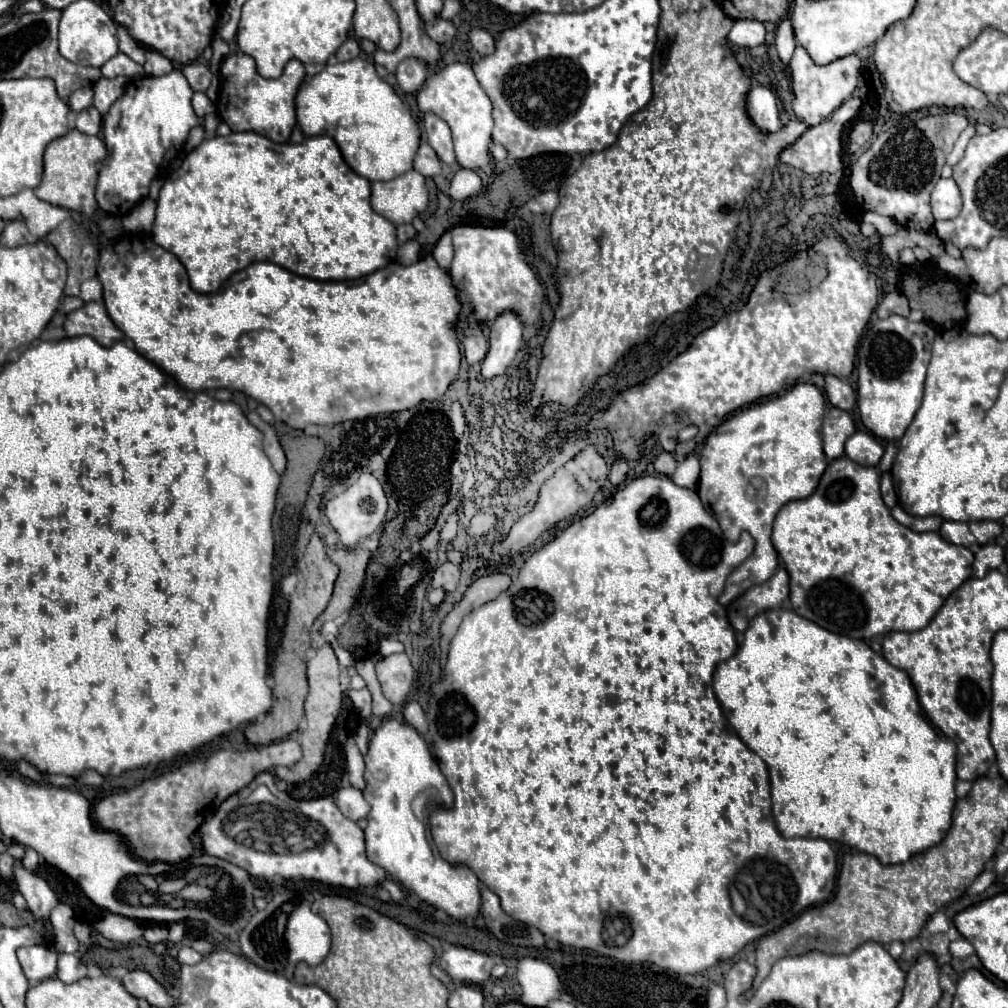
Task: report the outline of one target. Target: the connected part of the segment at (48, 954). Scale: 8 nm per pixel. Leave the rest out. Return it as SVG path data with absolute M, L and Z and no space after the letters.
M32 945L18 949L18 961L24 969L24 975L30 983L38 983L42 979L54 977L58 953L50 945Z

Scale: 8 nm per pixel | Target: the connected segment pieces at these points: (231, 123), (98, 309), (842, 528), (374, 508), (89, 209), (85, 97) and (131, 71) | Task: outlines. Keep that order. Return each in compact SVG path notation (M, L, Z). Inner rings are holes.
M244 53L228 55L220 67L222 89L216 101L216 111L232 131L254 131L266 135L274 143L286 143L296 125L294 95L304 79L304 65L298 59L290 59L284 73L278 79L264 79L254 65L254 59Z
M86 303L80 309L68 313L62 329L66 331L68 337L90 335L104 347L108 347L110 343L120 341L124 337L122 331L108 317L104 303Z
M846 455L828 463L810 497L790 501L778 511L772 545L790 575L792 609L820 627L852 639L872 639L890 631L926 627L946 597L970 577L970 563L974 561L968 547L954 545L938 533L916 533L894 521L880 497L880 471L876 467L858 467Z
M362 473L354 485L350 485L340 495L334 495L326 503L324 511L326 511L330 525L336 529L340 541L346 547L356 547L360 543L360 539L372 535L376 529L380 529L384 525L386 509L388 509L388 503L386 503L386 495L384 495L380 481L372 473Z
M70 129L66 135L54 139L44 153L44 177L42 183L34 189L36 197L64 209L84 213L92 217L98 211L98 203L94 197L98 171L102 167L102 159L106 159L106 145L100 137L90 137L80 133L78 129Z
M82 87L82 89L78 89L70 95L68 105L70 105L72 111L82 111L82 109L92 105L92 99L94 99L94 89L92 87Z
M118 53L118 55L114 55L112 59L108 59L108 61L100 67L100 71L102 71L104 77L124 75L124 77L132 79L132 77L142 77L142 75L144 75L142 65L134 63L134 61L132 61L128 55L124 55L124 53Z

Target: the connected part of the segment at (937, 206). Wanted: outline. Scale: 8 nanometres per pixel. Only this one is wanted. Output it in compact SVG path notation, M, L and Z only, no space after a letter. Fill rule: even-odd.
M940 179L932 191L932 214L935 220L954 219L962 209L960 189L954 179Z

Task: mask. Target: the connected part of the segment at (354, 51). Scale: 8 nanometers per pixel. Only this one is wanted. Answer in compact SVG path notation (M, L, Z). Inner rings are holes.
M346 39L342 43L342 47L338 47L336 51L336 61L350 61L350 59L356 59L360 55L360 45L356 39Z

